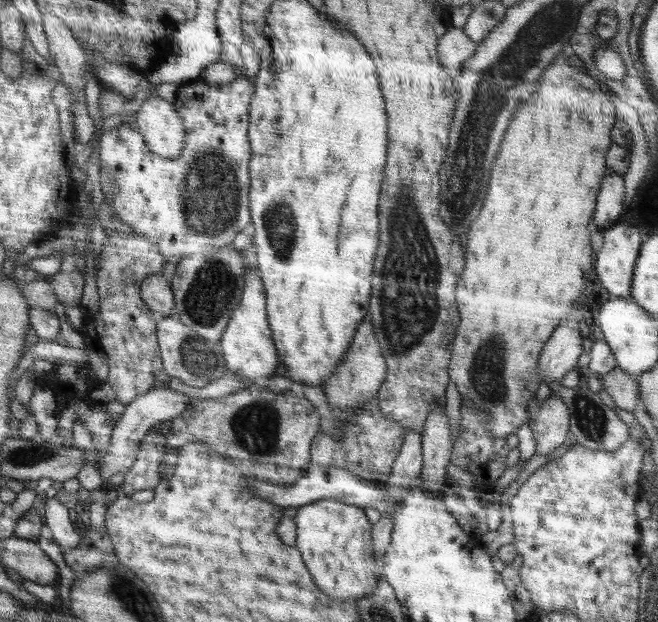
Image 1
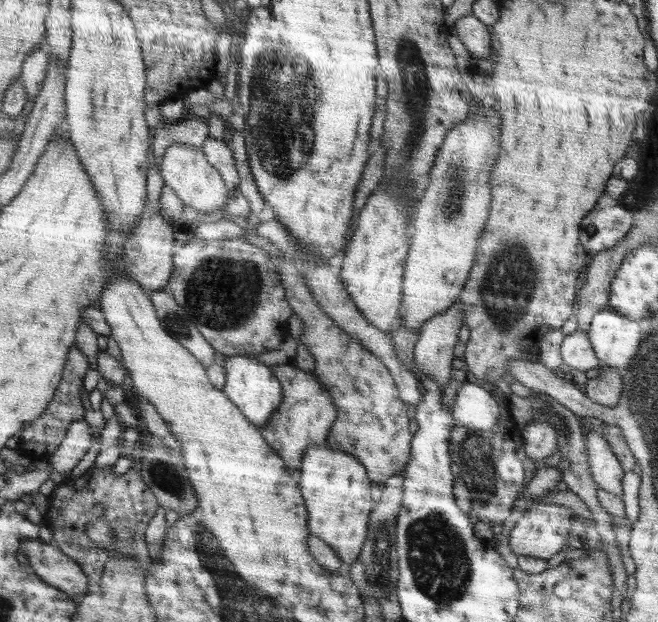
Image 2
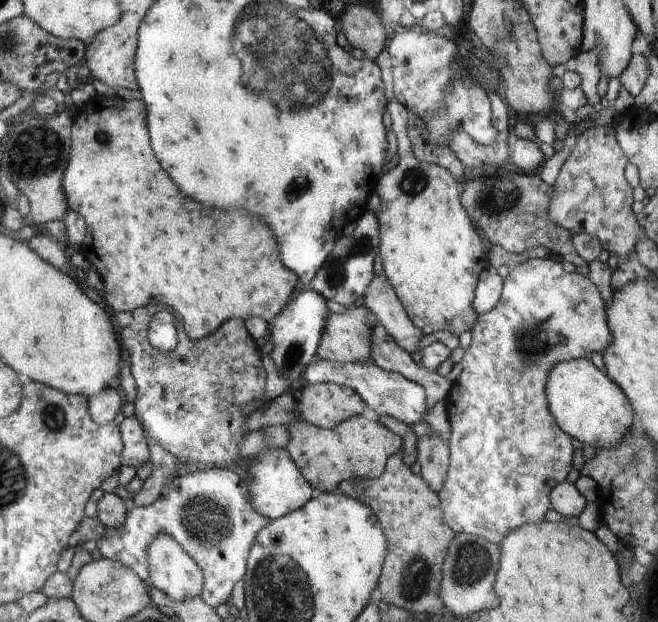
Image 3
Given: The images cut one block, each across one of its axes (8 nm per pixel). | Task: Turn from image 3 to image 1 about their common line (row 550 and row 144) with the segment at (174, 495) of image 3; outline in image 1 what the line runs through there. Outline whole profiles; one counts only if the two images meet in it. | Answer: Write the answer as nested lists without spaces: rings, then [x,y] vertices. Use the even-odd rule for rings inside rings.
[[[240,75],[233,82],[222,85],[208,85],[202,81],[195,83],[180,85],[177,92],[176,102],[173,106],[176,112],[180,115],[180,122],[184,126],[185,143],[182,154],[178,158],[164,158],[154,155],[150,152],[143,141],[143,137],[136,130],[129,129],[128,125],[120,125],[106,131],[100,138],[100,182],[102,185],[102,193],[104,195],[104,203],[111,206],[116,216],[130,228],[134,228],[134,234],[148,237],[150,242],[153,242],[163,254],[166,262],[180,262],[182,258],[195,255],[196,253],[210,254],[219,248],[232,244],[234,237],[238,232],[242,232],[251,222],[250,201],[249,201],[249,162],[251,157],[250,143],[248,141],[248,120],[250,100],[256,92],[256,84],[248,81],[243,75]]]

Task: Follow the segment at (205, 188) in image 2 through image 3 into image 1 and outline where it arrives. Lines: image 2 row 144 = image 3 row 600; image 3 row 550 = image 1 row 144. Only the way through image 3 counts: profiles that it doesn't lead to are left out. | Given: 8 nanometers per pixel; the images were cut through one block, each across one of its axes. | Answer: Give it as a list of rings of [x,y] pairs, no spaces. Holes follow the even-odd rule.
[[[150,96],[137,113],[139,135],[154,155],[178,158],[185,143],[180,115],[170,102]]]

